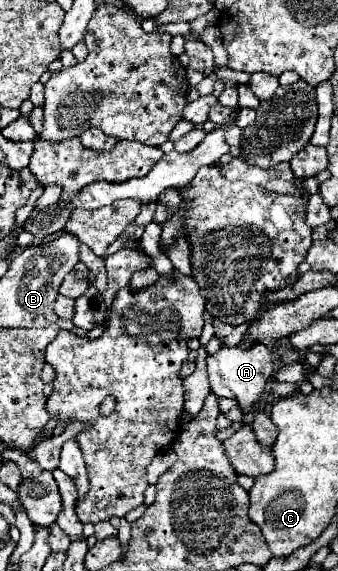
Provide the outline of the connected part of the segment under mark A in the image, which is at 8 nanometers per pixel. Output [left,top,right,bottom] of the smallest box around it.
[206,344,276,416]

